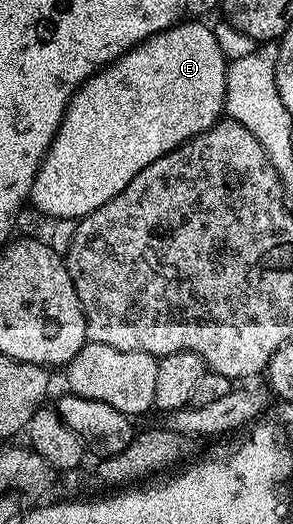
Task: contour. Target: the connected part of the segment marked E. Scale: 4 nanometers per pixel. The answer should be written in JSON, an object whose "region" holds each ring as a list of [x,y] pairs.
{"region":[[[188,20],[170,26],[168,30],[157,32],[152,38],[145,39],[144,42],[134,46],[126,54],[122,54],[115,62],[111,62],[102,70],[98,70],[96,74],[91,75],[75,91],[75,95],[71,97],[71,103],[67,106],[66,112],[63,113],[63,119],[53,136],[51,146],[47,149],[47,155],[44,156],[37,176],[31,185],[30,205],[35,205],[41,213],[48,214],[51,218],[78,220],[87,214],[92,214],[94,210],[101,208],[101,204],[113,200],[113,196],[117,196],[117,192],[121,192],[121,188],[125,188],[125,184],[129,184],[129,180],[133,180],[133,176],[137,176],[137,172],[141,172],[141,168],[149,168],[149,164],[153,164],[153,160],[165,156],[173,148],[180,146],[182,142],[187,142],[193,136],[205,132],[224,117],[225,80],[227,79],[229,63],[226,56],[221,52],[221,48],[217,48],[217,36],[214,29],[210,25],[206,26],[205,23],[206,21],[203,20]]]}

